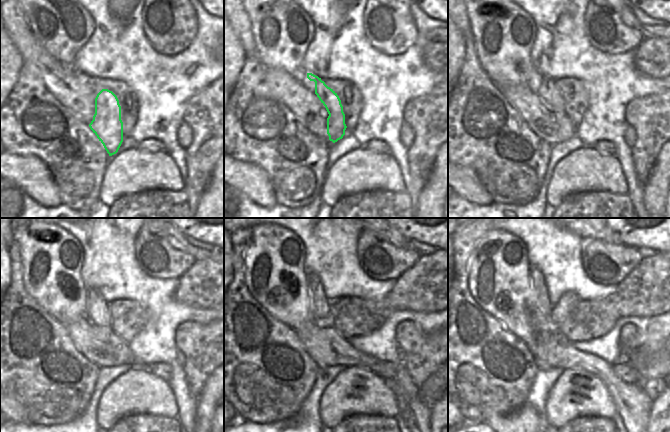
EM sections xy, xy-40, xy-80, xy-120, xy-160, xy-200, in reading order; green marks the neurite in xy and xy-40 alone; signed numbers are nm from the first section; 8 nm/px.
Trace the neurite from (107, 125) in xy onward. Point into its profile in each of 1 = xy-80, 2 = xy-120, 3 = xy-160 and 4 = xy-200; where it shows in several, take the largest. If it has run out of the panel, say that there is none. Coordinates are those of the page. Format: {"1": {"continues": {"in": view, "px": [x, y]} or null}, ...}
{"1": {"continues": {"in": "xy-80", "px": [546, 88]}}, "2": {"continues": {"in": "xy-120", "px": [97, 312]}}, "3": {"continues": {"in": "xy-160", "px": [322, 309]}}, "4": {"continues": {"in": "xy-200", "px": [537, 279]}}}

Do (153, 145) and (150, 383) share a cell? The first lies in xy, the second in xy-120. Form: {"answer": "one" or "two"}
{"answer": "two"}

